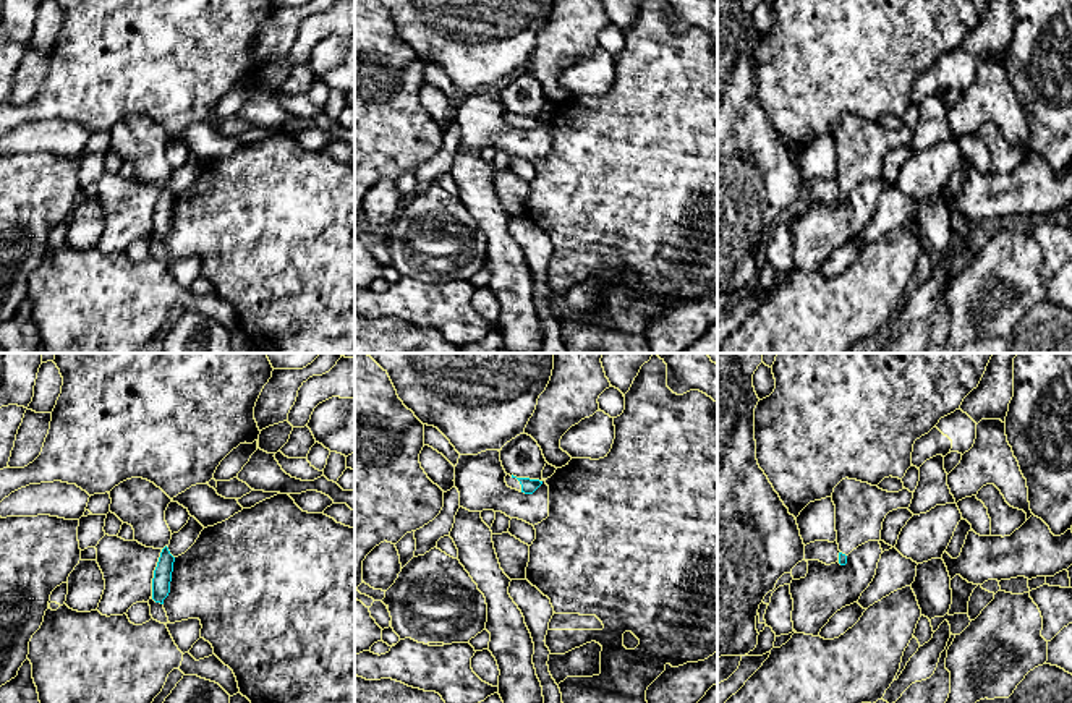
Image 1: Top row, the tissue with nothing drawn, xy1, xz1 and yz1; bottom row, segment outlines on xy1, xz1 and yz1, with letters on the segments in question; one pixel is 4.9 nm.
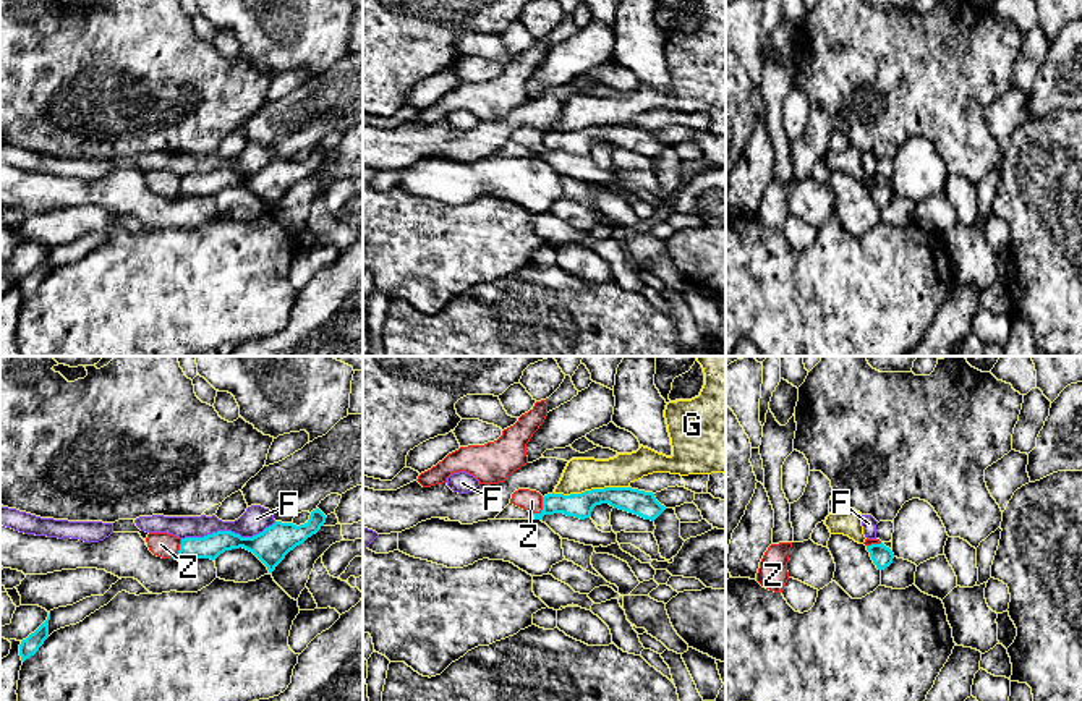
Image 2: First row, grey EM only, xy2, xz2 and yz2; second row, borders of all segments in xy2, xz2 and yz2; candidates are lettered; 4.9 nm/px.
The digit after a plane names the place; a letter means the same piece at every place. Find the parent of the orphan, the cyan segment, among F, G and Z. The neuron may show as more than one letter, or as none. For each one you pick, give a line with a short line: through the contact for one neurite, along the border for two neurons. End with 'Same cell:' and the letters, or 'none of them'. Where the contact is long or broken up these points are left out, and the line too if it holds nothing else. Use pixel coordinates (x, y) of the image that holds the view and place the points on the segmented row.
Same cell: none of them

